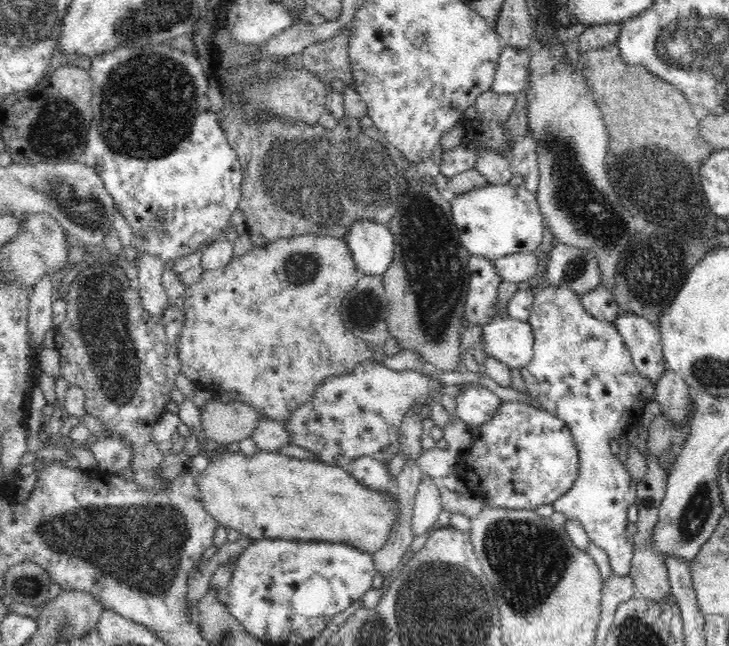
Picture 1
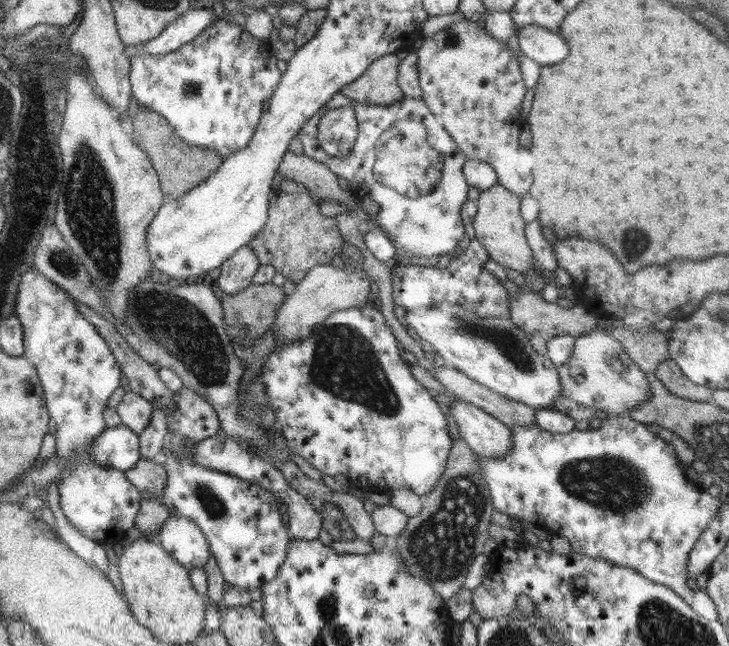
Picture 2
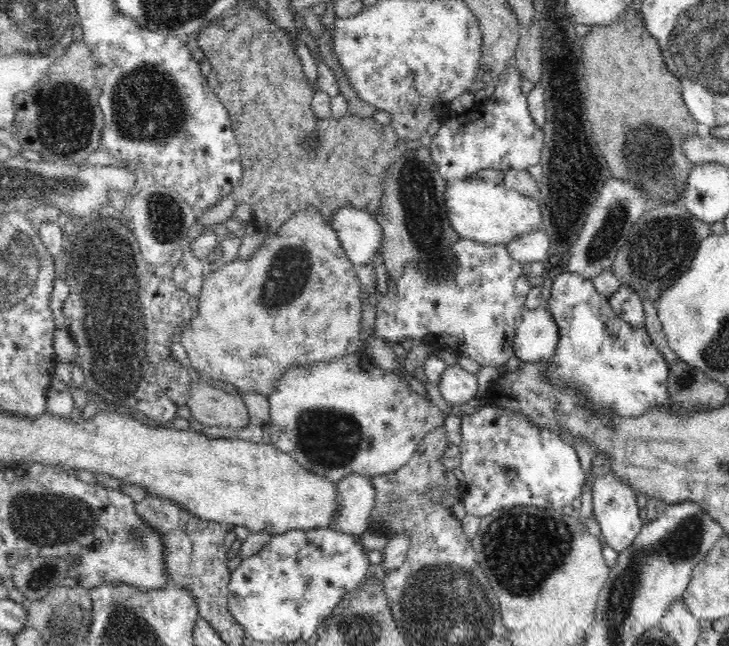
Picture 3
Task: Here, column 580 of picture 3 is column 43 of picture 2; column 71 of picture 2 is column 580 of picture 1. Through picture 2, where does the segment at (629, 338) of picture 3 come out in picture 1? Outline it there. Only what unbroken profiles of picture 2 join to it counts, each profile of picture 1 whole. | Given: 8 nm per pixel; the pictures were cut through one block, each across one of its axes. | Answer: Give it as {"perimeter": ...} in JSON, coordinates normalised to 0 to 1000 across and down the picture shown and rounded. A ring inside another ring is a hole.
{"perimeter":[[[754,441],[737,449],[724,497],[730,503],[733,548],[730,557],[713,571],[722,608],[735,619],[738,632],[756,638],[781,659],[796,712],[785,757],[760,777],[759,788],[774,796],[779,807],[796,807],[809,837],[833,854],[841,887],[863,892],[870,859],[870,828],[861,824],[859,814],[863,808],[861,783],[874,774],[874,748],[846,706],[840,703],[837,681],[849,680],[864,658],[879,656],[883,628],[900,616],[900,599],[872,571],[842,497],[820,495],[807,486],[796,457],[785,447]]]}

